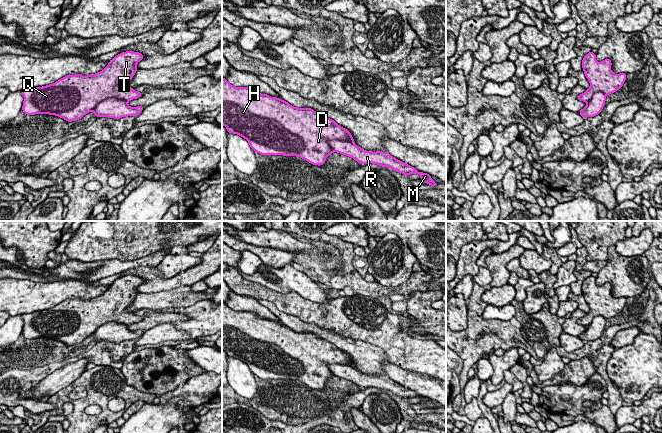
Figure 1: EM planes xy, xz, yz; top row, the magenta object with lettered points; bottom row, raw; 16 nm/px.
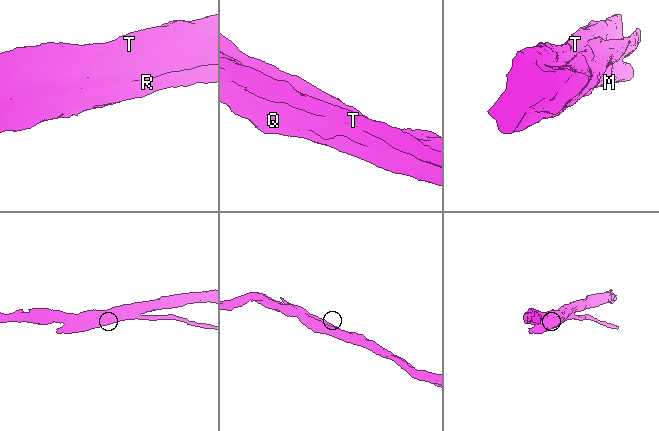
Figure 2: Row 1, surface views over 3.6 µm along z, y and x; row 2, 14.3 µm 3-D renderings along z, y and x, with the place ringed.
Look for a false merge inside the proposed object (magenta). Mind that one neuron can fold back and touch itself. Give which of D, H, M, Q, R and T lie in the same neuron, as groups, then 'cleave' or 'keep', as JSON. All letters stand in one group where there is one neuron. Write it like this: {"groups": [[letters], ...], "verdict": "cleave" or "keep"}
{"groups": [["D", "H", "Q", "T"], ["M", "R"]], "verdict": "cleave"}

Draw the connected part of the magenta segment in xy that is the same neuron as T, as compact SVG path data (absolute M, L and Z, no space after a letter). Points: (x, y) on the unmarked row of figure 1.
M122 276L96 298L66 299L53 308L21 314L24 321L21 334L26 339L49 338L72 346L108 322L126 325L140 322L142 317L126 308L135 299L136 289L143 282L139 276Z

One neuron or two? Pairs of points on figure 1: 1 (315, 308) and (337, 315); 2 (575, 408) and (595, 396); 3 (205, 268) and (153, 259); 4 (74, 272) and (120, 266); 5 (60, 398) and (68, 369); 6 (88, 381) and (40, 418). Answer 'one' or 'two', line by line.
1: one
2: one
3: two
4: one
5: two
6: one

